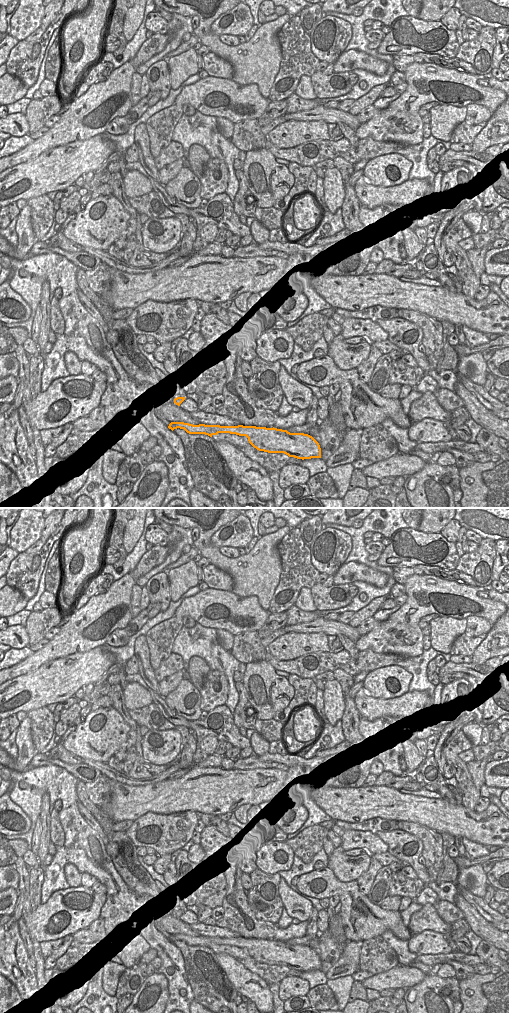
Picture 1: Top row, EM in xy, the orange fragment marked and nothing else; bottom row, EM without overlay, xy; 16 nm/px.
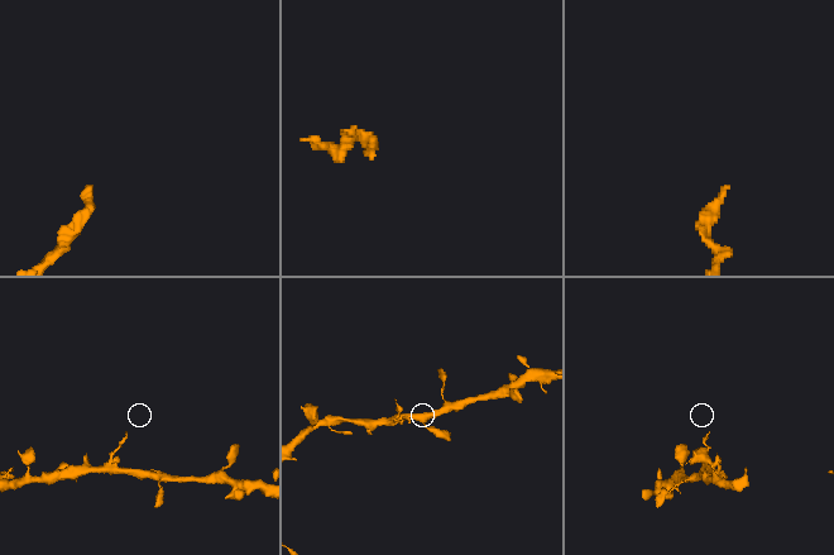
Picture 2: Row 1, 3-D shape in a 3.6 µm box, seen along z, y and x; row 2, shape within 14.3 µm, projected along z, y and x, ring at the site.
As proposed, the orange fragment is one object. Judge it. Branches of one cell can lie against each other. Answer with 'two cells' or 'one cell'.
one cell

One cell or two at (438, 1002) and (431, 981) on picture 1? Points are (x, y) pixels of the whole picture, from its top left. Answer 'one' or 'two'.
one

